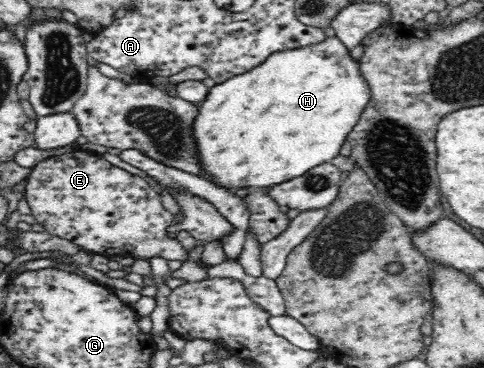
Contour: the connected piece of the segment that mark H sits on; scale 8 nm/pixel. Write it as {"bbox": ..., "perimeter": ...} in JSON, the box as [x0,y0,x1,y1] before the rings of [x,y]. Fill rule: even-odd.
{"bbox":[191,36,368,189],"perimeter":[[[337,36],[327,37],[322,44],[311,45],[303,49],[286,50],[281,53],[273,53],[261,65],[249,72],[234,76],[229,81],[222,82],[221,85],[212,86],[207,93],[206,99],[202,102],[201,107],[191,124],[192,144],[194,144],[194,156],[196,168],[204,180],[209,181],[213,186],[220,189],[250,188],[250,189],[271,189],[275,185],[281,185],[284,182],[297,178],[305,174],[309,169],[330,162],[339,155],[339,150],[355,126],[365,104],[368,102],[368,86],[364,84],[363,77],[359,76],[358,61],[351,57],[349,49],[345,47],[343,41]]]}

